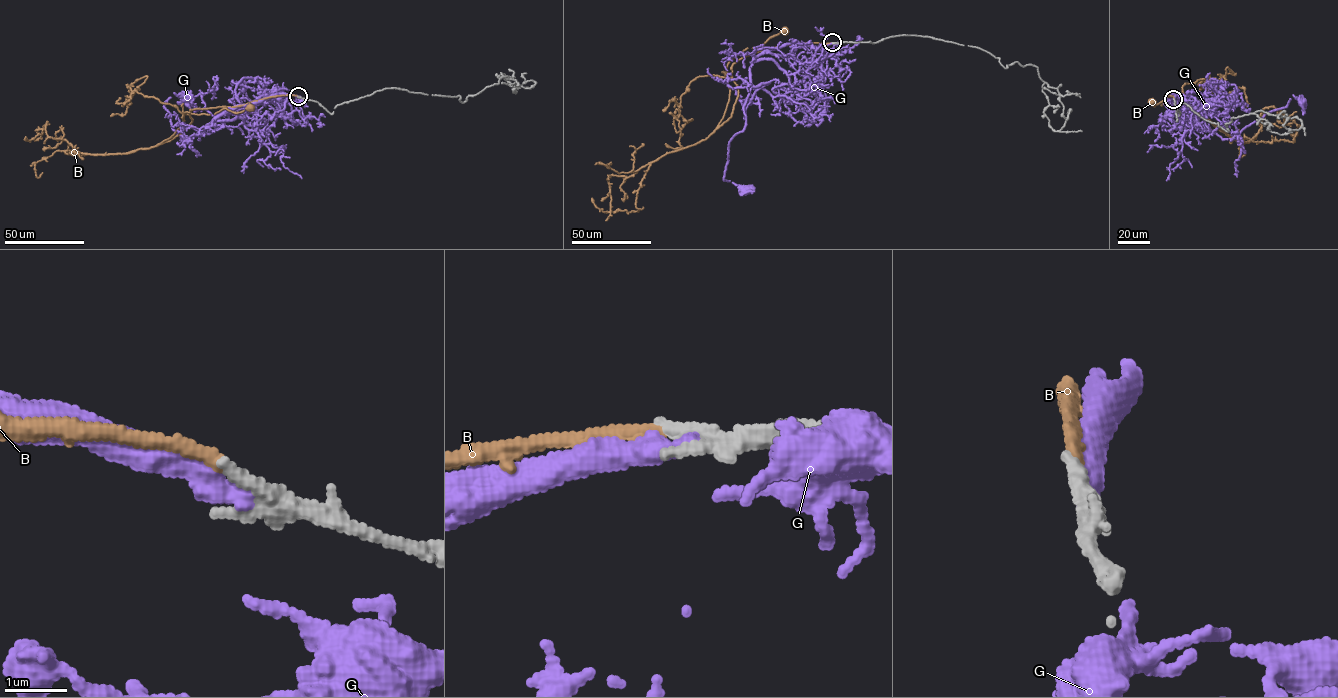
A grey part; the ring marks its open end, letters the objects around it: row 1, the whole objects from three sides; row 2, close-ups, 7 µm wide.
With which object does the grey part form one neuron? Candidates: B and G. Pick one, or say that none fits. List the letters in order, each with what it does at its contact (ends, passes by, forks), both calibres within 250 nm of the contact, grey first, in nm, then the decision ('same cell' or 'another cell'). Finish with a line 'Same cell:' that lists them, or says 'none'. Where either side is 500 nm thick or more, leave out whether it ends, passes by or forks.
B: it ends; calibres 200 and 240 nm; same cell
G: it ends; calibres 380 and 400 nm; another cell
Same cell: B

